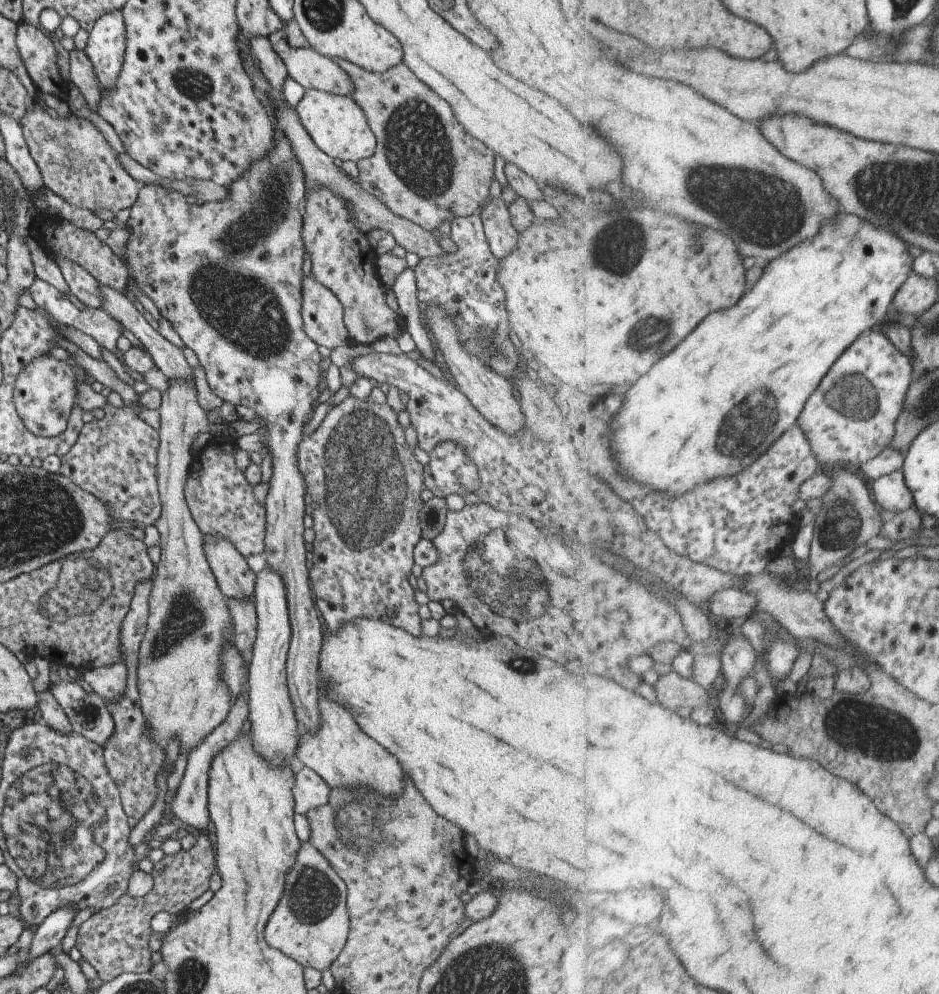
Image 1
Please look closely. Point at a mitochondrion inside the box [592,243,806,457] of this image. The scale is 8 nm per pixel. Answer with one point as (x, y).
(654, 329)

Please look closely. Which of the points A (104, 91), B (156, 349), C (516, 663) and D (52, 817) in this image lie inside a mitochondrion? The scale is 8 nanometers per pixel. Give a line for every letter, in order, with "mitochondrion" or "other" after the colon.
A: other
B: other
C: mitochondrion
D: mitochondrion

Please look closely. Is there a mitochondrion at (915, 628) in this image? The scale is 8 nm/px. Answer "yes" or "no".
no

